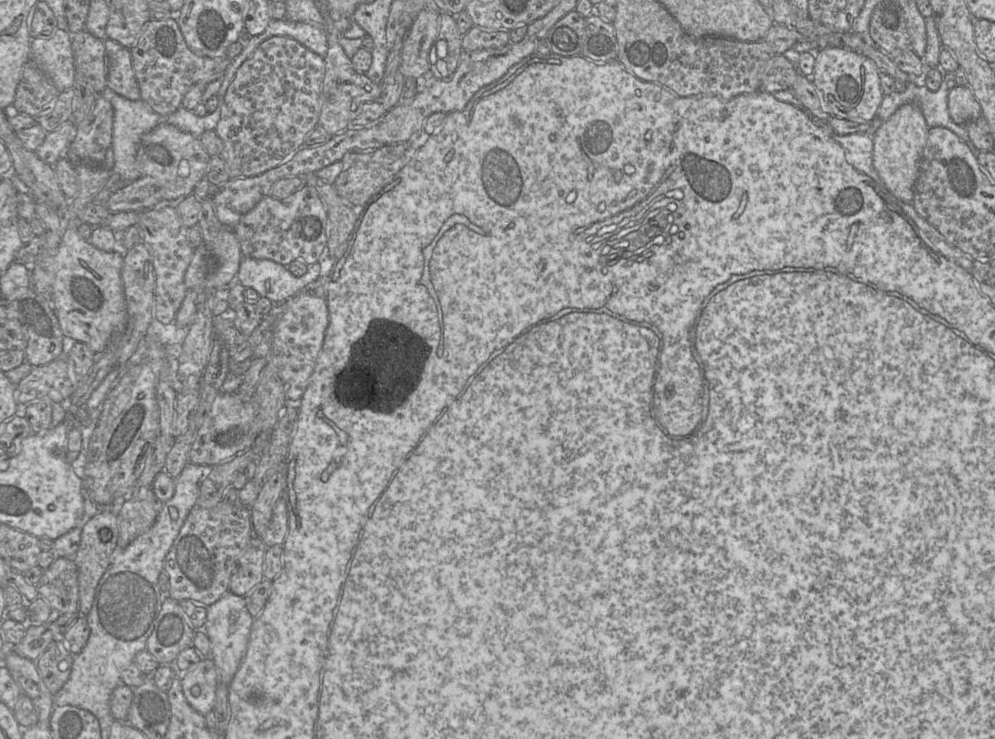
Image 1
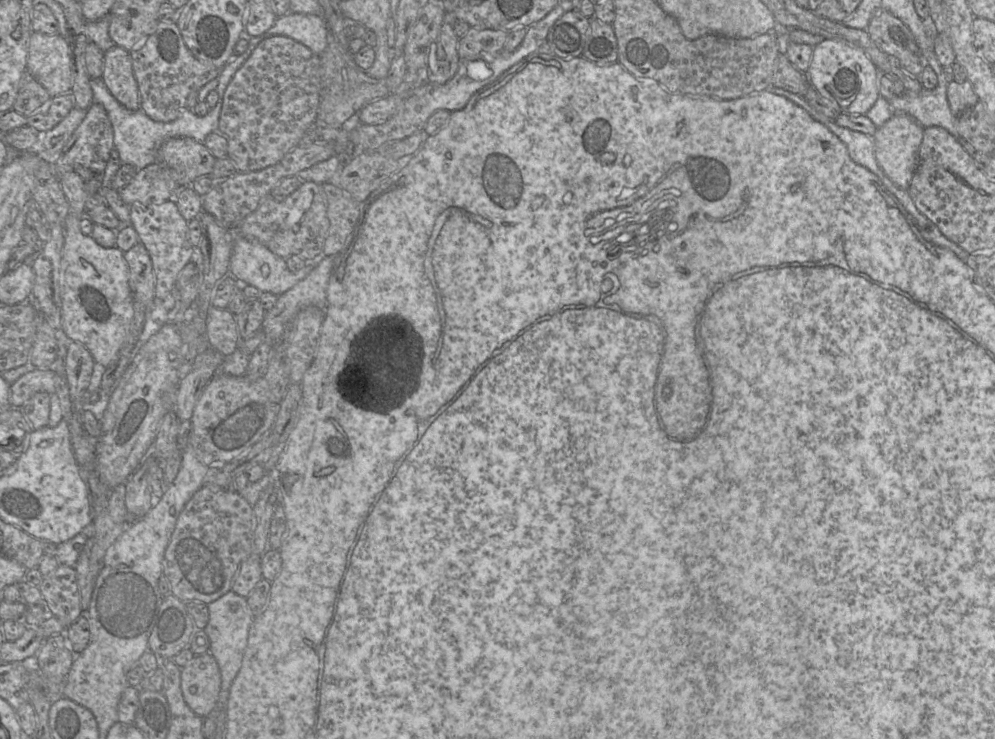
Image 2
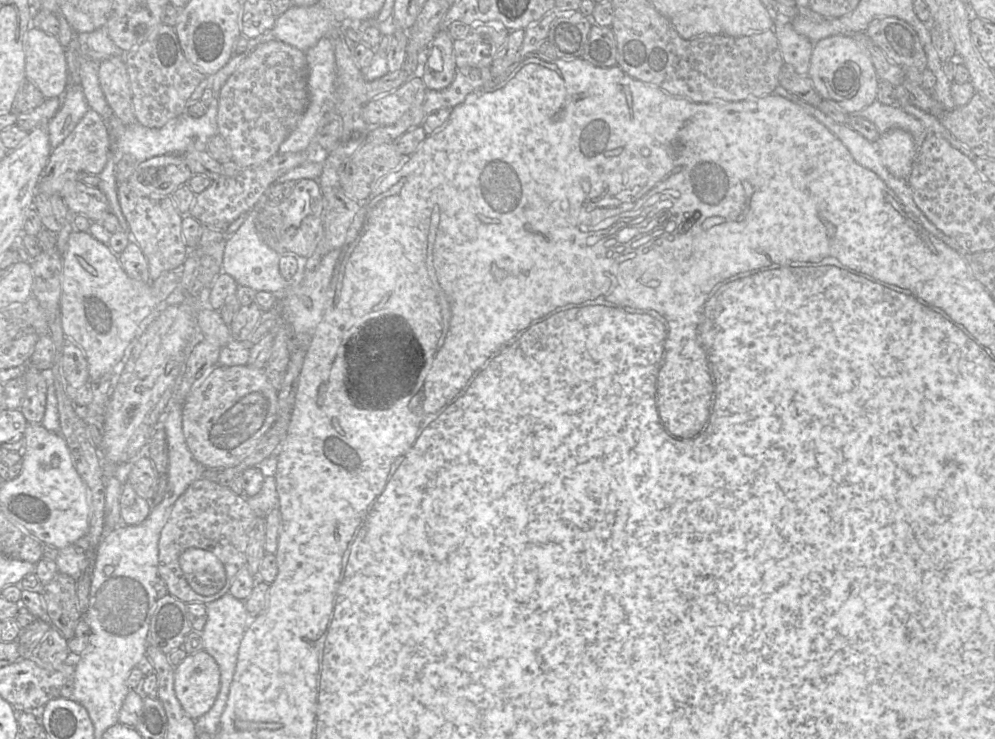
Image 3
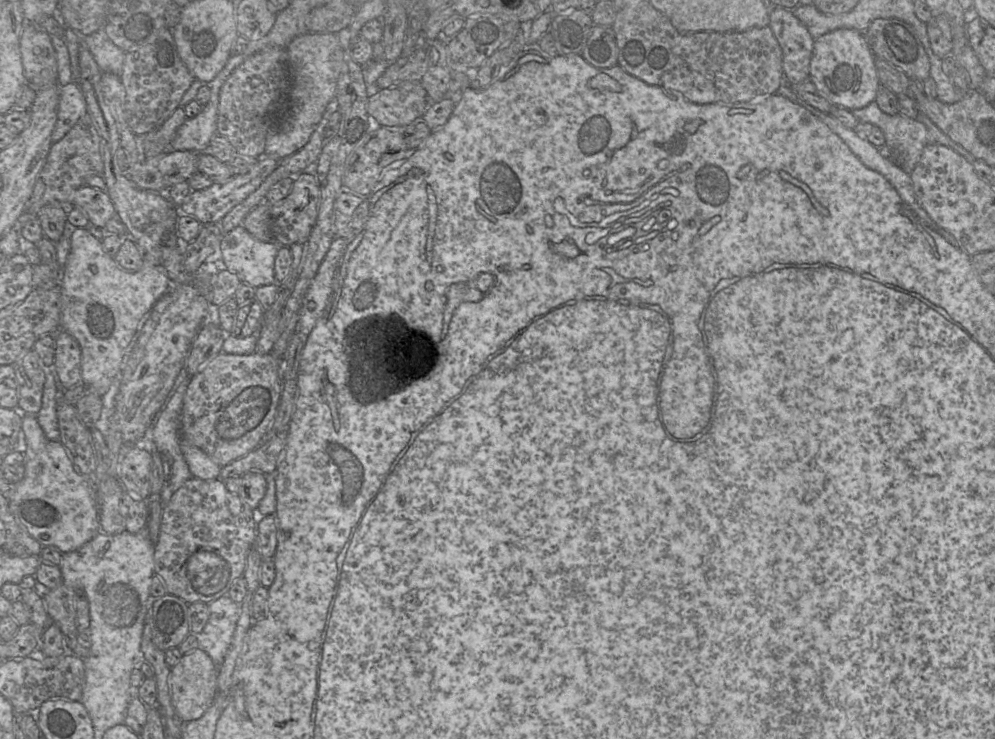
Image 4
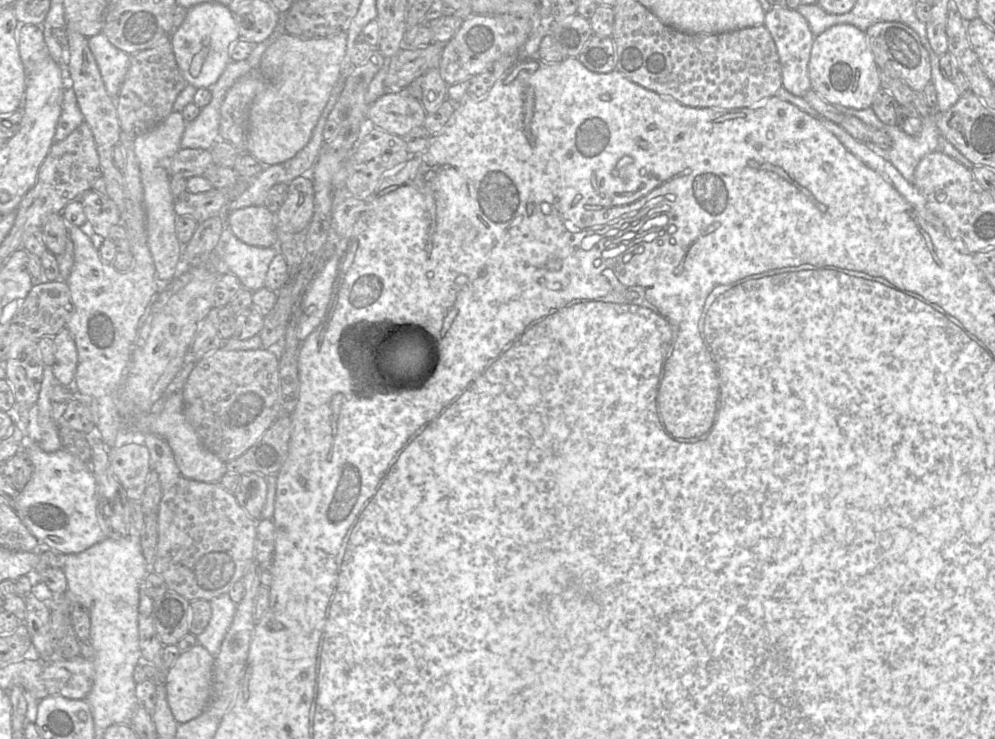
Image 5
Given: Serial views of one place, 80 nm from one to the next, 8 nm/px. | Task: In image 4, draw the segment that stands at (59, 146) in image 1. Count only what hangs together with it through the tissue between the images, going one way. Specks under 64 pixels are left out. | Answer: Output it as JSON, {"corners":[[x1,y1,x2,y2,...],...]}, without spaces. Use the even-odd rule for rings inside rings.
{"corners":[[76,82,59,87,57,120,52,132,52,143,61,140,87,113,83,93]]}

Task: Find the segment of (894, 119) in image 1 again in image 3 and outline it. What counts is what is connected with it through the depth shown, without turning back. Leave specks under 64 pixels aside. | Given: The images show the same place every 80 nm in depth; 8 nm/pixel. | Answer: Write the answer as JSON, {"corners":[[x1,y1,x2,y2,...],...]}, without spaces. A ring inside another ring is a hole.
{"corners":[[894,128,882,133,876,144,881,160,889,172,907,180,919,148,911,134]]}

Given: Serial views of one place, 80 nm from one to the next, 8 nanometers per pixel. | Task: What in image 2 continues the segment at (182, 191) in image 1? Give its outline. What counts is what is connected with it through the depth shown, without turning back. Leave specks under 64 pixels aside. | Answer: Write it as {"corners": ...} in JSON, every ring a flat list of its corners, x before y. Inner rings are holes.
{"corners":[[189,137,166,140,158,151,157,159,172,170,172,177,179,187,191,186,195,178,210,175,215,160,203,143]]}

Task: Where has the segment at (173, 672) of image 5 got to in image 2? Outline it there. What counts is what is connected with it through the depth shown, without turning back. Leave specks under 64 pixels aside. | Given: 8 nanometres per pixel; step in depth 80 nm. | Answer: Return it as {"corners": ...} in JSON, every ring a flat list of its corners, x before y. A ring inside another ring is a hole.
{"corners":[[210,654,194,655,181,668,181,690,188,707,199,717,210,716,216,708,221,689,221,672]]}

